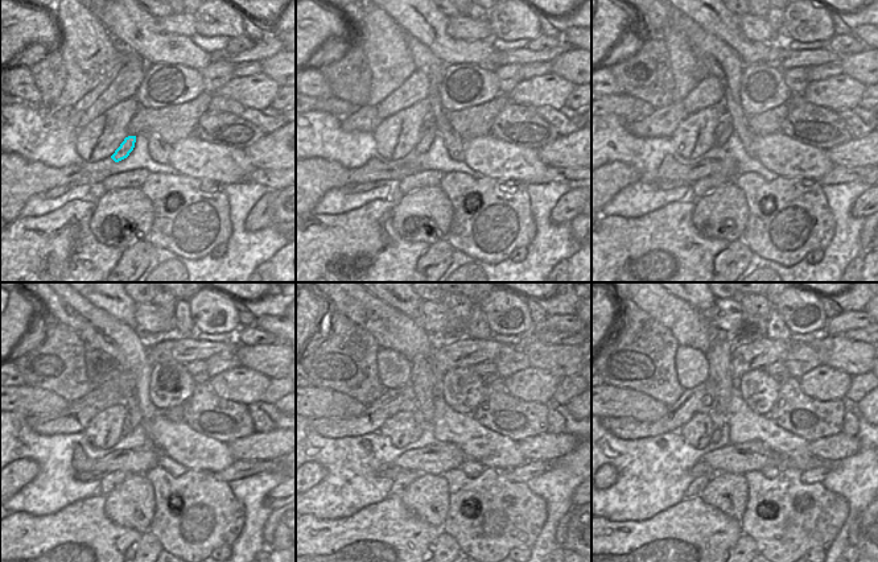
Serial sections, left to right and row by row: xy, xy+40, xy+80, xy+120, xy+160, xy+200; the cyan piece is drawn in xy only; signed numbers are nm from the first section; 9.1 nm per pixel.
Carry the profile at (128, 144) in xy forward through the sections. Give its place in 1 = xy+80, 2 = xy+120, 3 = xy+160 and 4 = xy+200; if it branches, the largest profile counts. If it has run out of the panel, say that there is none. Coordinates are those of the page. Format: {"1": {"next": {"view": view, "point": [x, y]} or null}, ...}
{"1": {"next": {"view": "xy+80", "point": [726, 133]}}, "2": {"next": {"view": "xy+120", "point": [127, 383]}}, "3": {"next": {"view": "xy+160", "point": [421, 376]}}, "4": {"next": {"view": "xy+200", "point": [721, 343]}}}

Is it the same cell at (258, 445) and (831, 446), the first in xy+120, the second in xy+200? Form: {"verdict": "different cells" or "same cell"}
{"verdict": "same cell"}

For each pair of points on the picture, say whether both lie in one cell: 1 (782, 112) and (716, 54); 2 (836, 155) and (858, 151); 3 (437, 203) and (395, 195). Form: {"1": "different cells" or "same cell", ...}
{"1": "different cells", "2": "same cell", "3": "different cells"}

